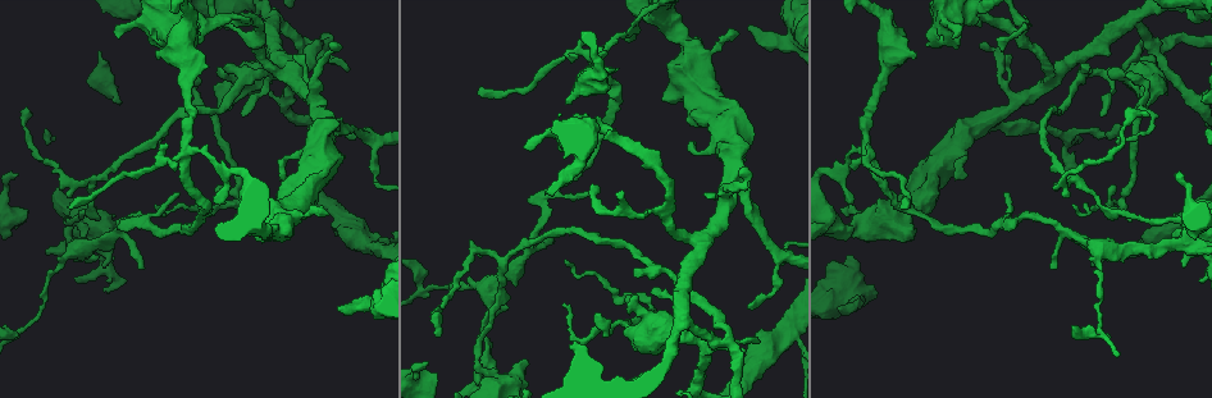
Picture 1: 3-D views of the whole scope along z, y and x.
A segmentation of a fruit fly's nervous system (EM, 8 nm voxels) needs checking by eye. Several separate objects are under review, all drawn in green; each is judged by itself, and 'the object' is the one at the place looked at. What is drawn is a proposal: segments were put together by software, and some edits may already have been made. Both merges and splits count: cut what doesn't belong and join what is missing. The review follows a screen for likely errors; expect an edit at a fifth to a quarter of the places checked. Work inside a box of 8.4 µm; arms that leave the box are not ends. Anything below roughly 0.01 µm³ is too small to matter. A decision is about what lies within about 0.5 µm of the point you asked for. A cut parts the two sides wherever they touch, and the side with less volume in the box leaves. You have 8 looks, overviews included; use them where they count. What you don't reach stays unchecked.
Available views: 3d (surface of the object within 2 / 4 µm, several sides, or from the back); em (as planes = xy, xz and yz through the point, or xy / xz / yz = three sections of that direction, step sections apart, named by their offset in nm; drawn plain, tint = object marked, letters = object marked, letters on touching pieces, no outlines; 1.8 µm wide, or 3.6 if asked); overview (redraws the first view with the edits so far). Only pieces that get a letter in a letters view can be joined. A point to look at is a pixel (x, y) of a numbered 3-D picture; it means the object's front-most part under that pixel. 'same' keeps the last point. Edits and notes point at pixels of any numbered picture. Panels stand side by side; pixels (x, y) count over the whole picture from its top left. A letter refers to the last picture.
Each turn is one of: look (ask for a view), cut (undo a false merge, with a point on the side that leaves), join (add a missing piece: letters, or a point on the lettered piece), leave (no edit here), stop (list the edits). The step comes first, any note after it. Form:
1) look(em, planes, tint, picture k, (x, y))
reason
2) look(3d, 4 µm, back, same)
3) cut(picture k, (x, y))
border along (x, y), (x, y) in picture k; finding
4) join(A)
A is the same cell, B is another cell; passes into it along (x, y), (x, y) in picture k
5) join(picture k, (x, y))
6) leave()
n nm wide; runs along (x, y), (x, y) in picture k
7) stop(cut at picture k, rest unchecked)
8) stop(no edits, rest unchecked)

look(em, planes, tint, picture 1, (838, 306))

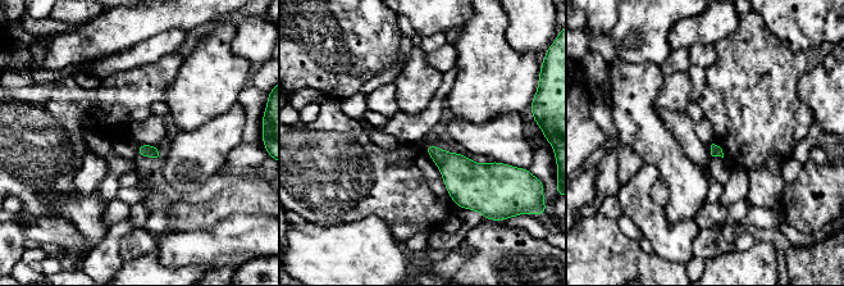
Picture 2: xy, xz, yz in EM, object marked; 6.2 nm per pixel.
look(em, planes, letters, same)
what lies round it

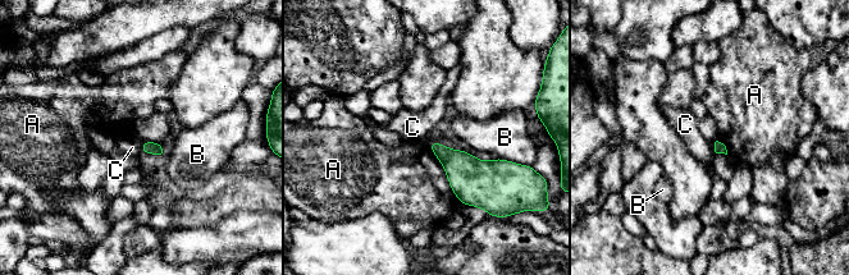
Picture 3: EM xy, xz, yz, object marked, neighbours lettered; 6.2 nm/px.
leave()
A, B and C are other cells; border along (713, 142), (716, 152) in picture 3; no lettered piece goes on from it

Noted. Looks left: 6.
look(3d, 4 µm, picture 1, (865, 150))
looks like a crossing

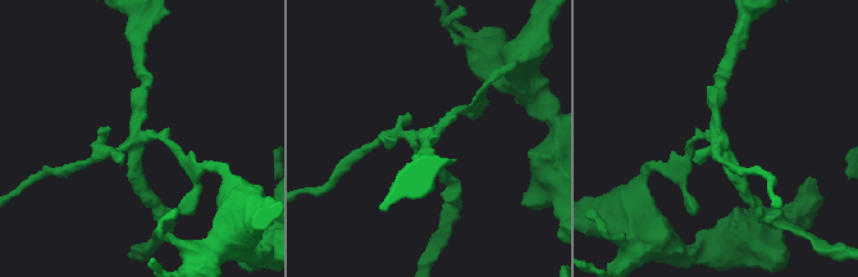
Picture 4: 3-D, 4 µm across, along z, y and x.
look(em, planes, letters, picture 4, (144, 136))
4 arms

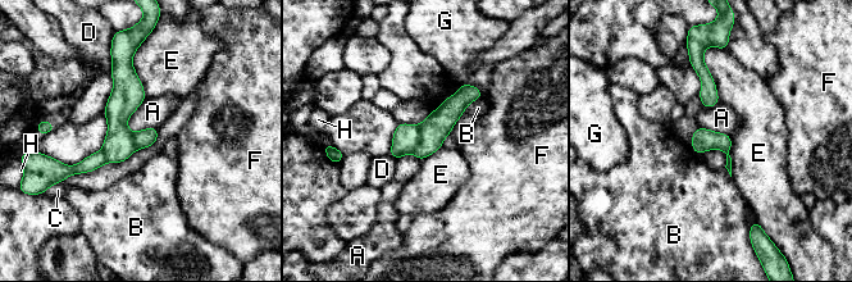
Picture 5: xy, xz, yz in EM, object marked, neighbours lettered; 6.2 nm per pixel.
cut(picture 5, (406, 137))
A, B, C, D, E, F, G and H are other cells; the part that leaves runs along (124, 63), (112, 159) in picture 5; a second neuron is stuck on

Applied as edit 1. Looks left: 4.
look(em, planes, letters, picture 1, (1176, 174))
tapers out

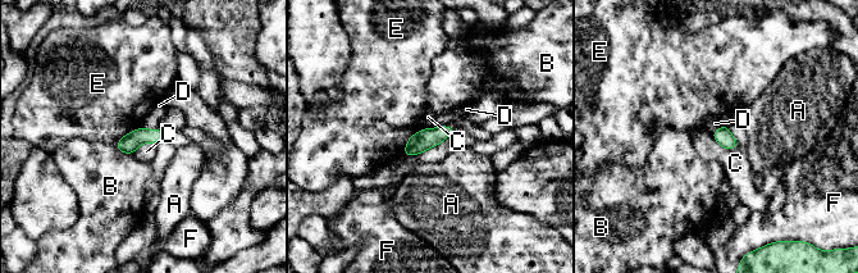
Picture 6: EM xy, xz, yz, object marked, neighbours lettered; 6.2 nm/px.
leave()
A, B, C, D, E and F are other cells; border along (141, 126), (145, 128), (158, 128) in picture 6; no lettered piece goes on from it

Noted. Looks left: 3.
stop(cut at picture 5, rest unchecked)

